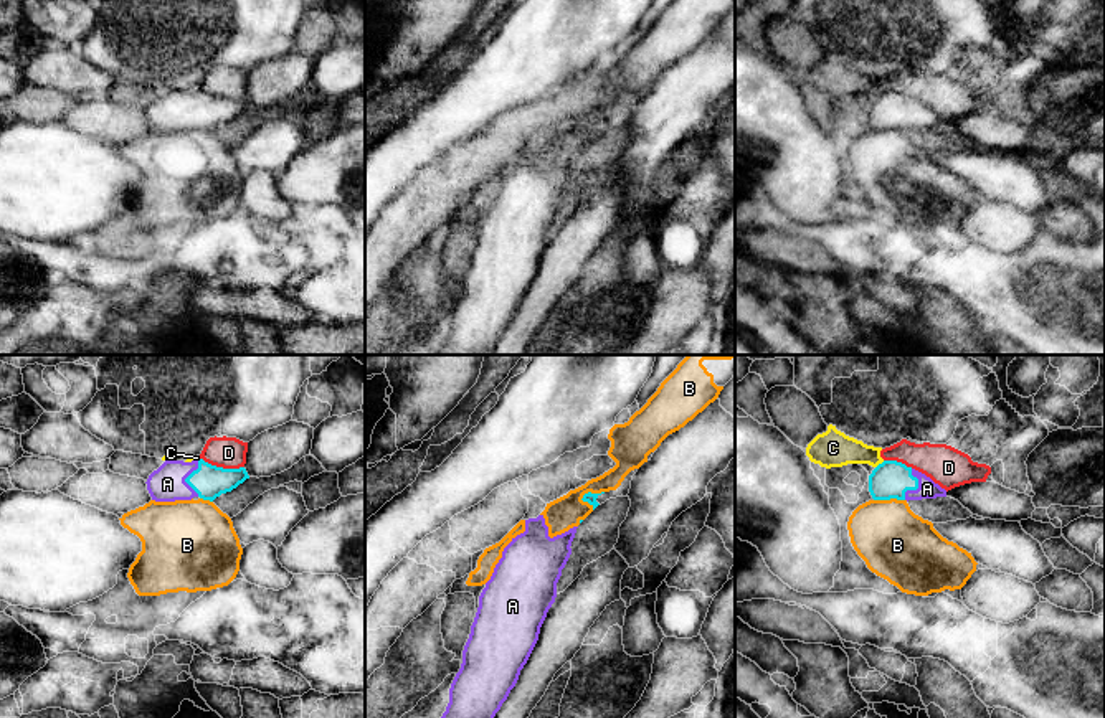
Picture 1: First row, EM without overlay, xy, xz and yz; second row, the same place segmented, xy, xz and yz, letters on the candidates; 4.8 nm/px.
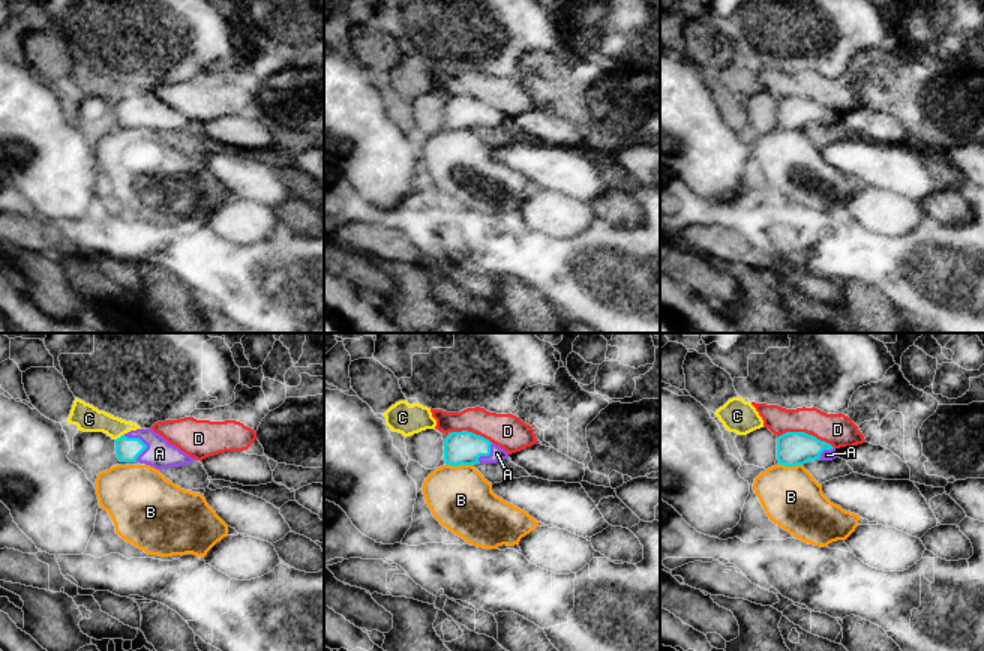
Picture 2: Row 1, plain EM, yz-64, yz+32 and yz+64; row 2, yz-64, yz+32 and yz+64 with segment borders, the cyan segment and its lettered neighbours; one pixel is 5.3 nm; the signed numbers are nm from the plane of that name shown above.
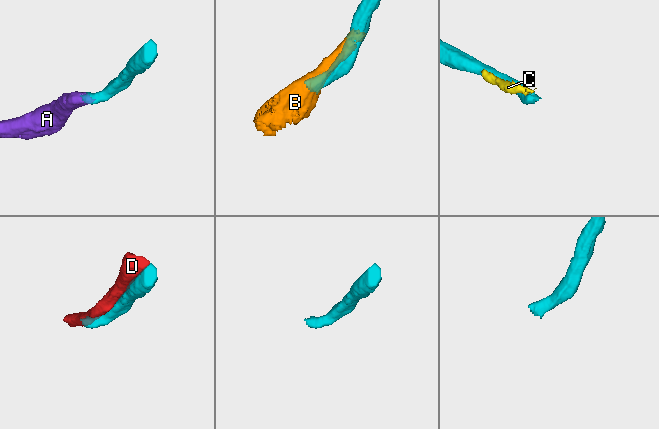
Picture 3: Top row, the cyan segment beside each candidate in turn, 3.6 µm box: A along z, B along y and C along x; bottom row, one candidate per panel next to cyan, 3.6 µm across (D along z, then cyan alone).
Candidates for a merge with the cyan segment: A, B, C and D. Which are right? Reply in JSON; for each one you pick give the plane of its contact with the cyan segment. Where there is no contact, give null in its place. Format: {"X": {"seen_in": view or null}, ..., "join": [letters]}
{"A": {"seen_in": "yz"}, "join": ["A"]}

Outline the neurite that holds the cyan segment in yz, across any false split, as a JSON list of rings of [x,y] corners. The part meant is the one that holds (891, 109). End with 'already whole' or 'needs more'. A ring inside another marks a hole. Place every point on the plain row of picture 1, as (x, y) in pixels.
[[[884,91],[869,106],[874,130],[922,130],[946,127],[946,120],[925,104],[897,91]]] | needs more

